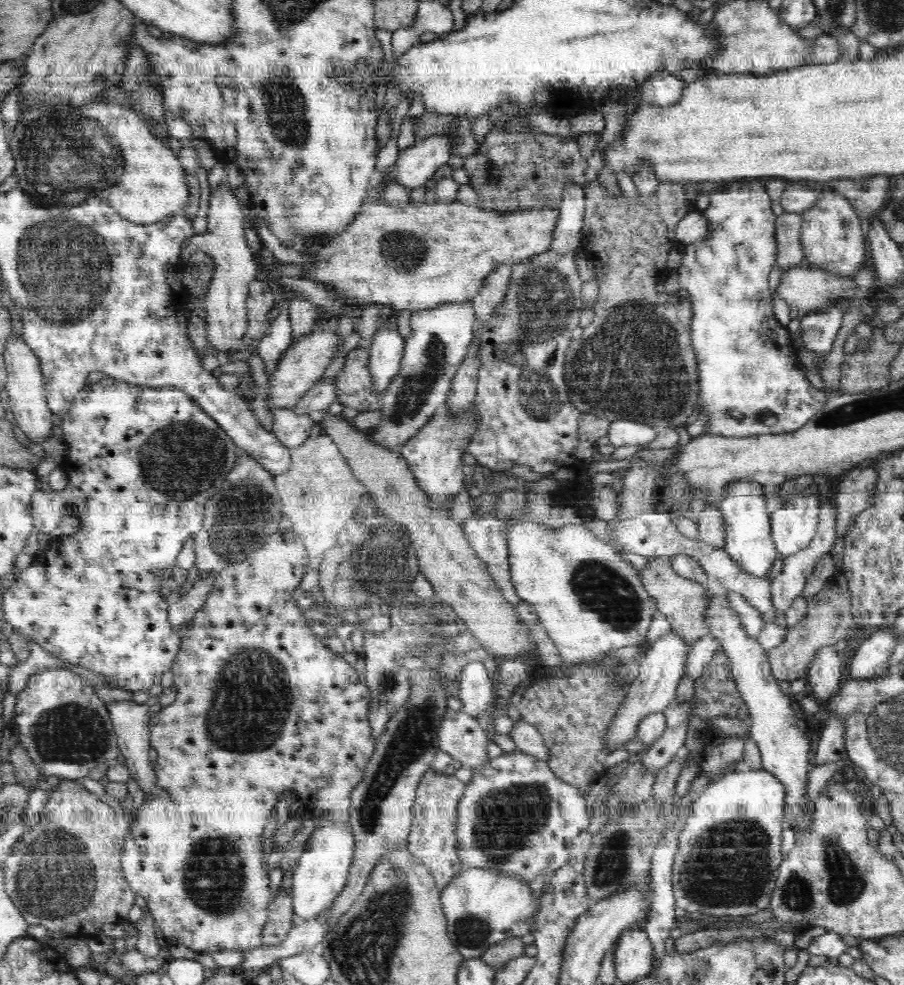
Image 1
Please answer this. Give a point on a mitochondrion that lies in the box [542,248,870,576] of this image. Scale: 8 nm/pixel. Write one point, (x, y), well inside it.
(631, 366)

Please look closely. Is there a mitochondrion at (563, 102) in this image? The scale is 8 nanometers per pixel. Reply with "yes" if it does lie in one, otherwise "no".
no

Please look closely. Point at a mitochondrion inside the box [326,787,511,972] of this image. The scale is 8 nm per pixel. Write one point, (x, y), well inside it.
(470, 931)

